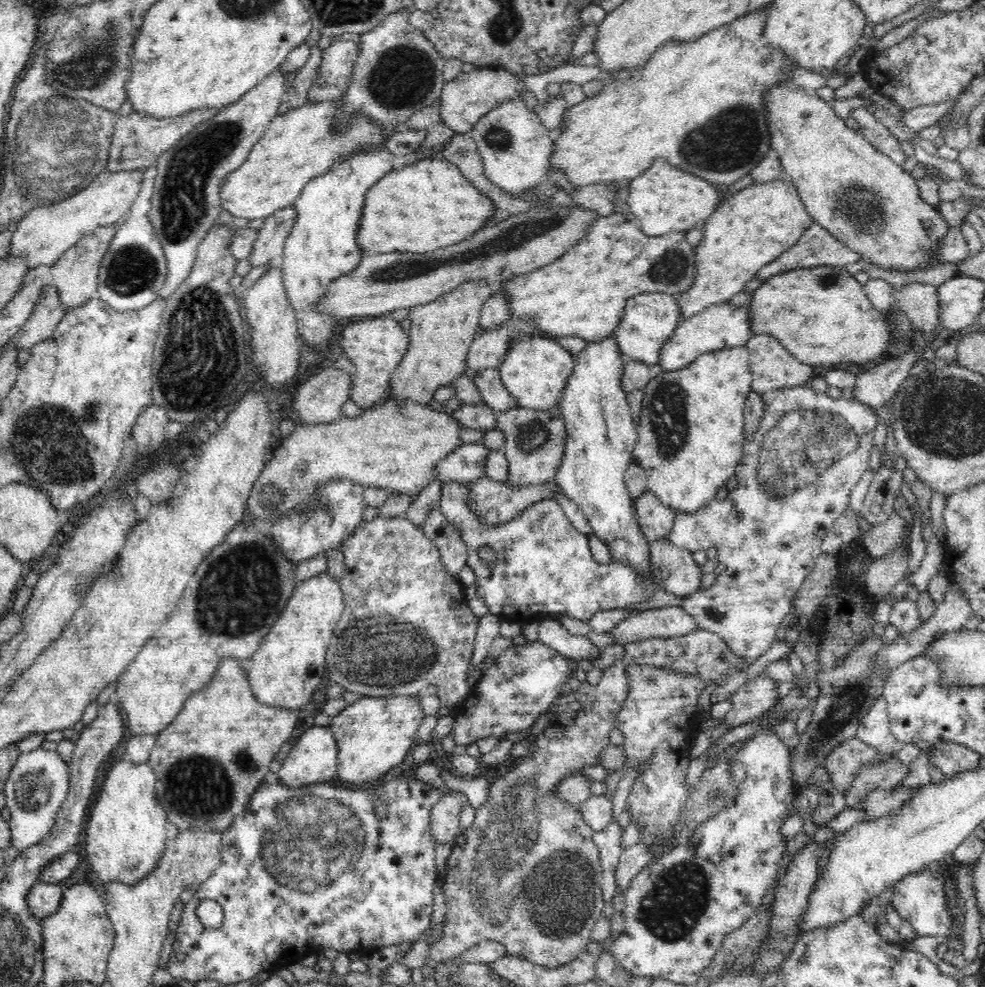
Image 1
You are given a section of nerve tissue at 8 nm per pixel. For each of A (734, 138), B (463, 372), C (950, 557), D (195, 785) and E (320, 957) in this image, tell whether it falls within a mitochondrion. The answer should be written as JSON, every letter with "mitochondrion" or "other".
{"A":"mitochondrion","B":"other","C":"other","D":"mitochondrion","E":"other"}

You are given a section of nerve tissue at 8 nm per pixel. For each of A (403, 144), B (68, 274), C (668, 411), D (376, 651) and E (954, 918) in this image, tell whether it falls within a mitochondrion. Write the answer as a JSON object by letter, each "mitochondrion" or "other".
{"A":"other","B":"other","C":"mitochondrion","D":"mitochondrion","E":"other"}

